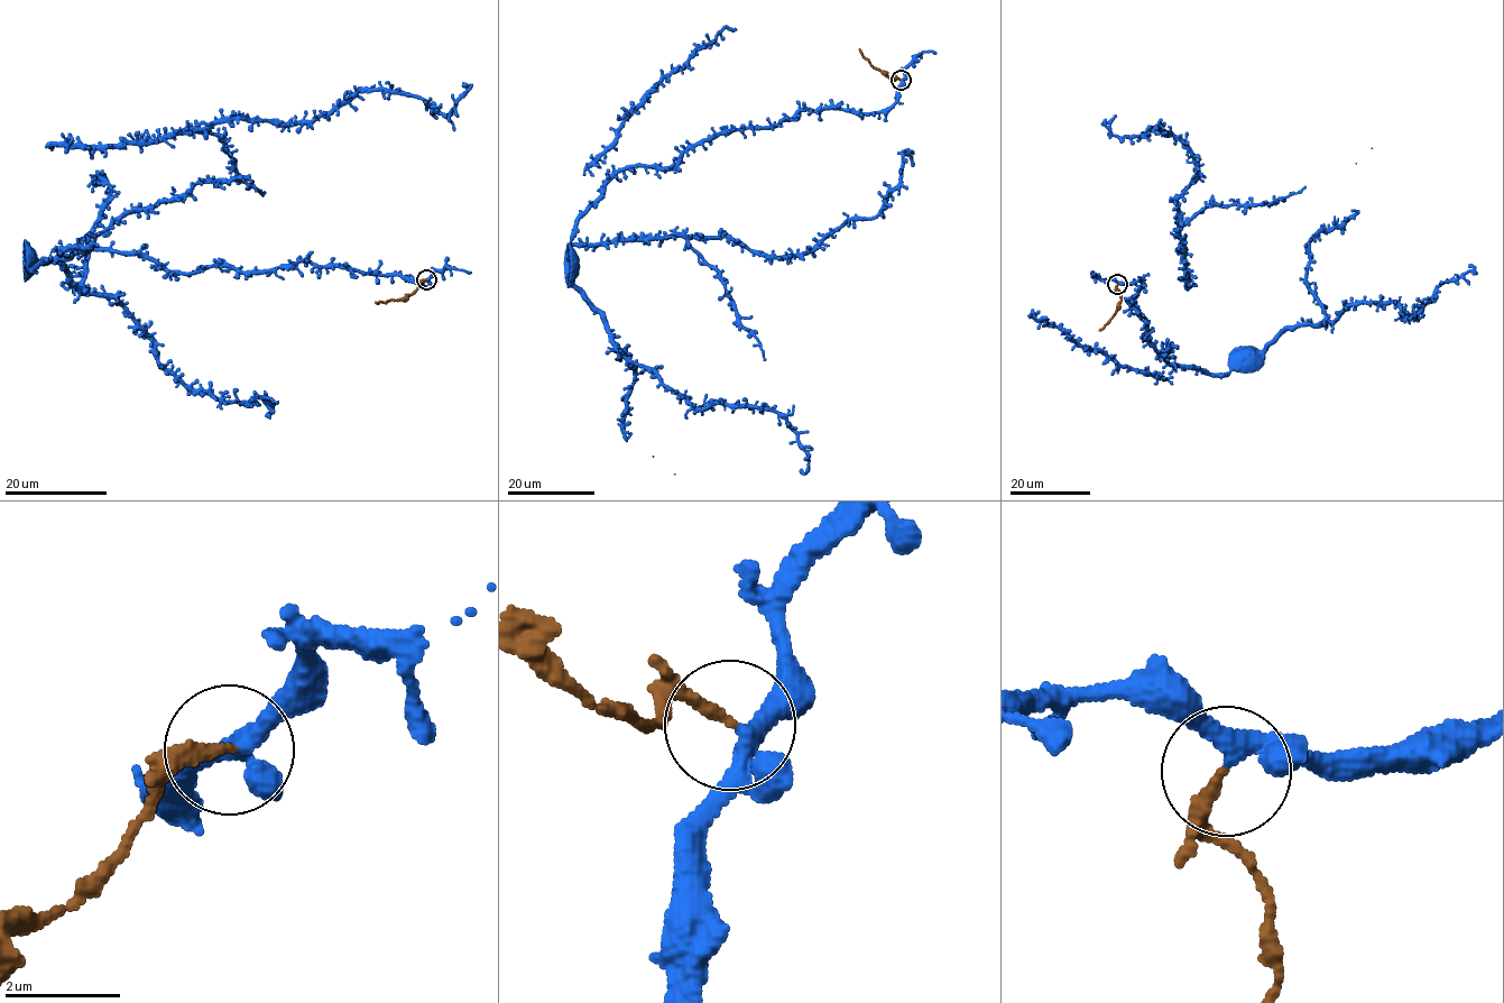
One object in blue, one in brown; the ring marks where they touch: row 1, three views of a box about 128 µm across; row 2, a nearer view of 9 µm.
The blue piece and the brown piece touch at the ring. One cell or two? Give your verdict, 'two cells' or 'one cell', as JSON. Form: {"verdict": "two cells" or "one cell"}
{"verdict": "two cells"}

